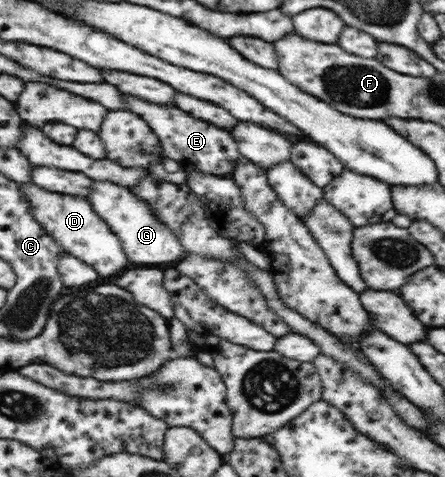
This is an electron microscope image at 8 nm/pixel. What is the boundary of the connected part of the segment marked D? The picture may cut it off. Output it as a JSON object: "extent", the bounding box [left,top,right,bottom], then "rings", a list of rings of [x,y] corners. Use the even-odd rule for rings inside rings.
{"extent":[21,182,132,280],"rings":[[[35,182],[21,183],[26,195],[30,196],[37,219],[44,225],[45,230],[65,246],[68,253],[95,267],[101,276],[107,280],[119,277],[132,267],[123,241],[116,235],[111,225],[105,221],[87,198],[62,195],[39,187]]]}

